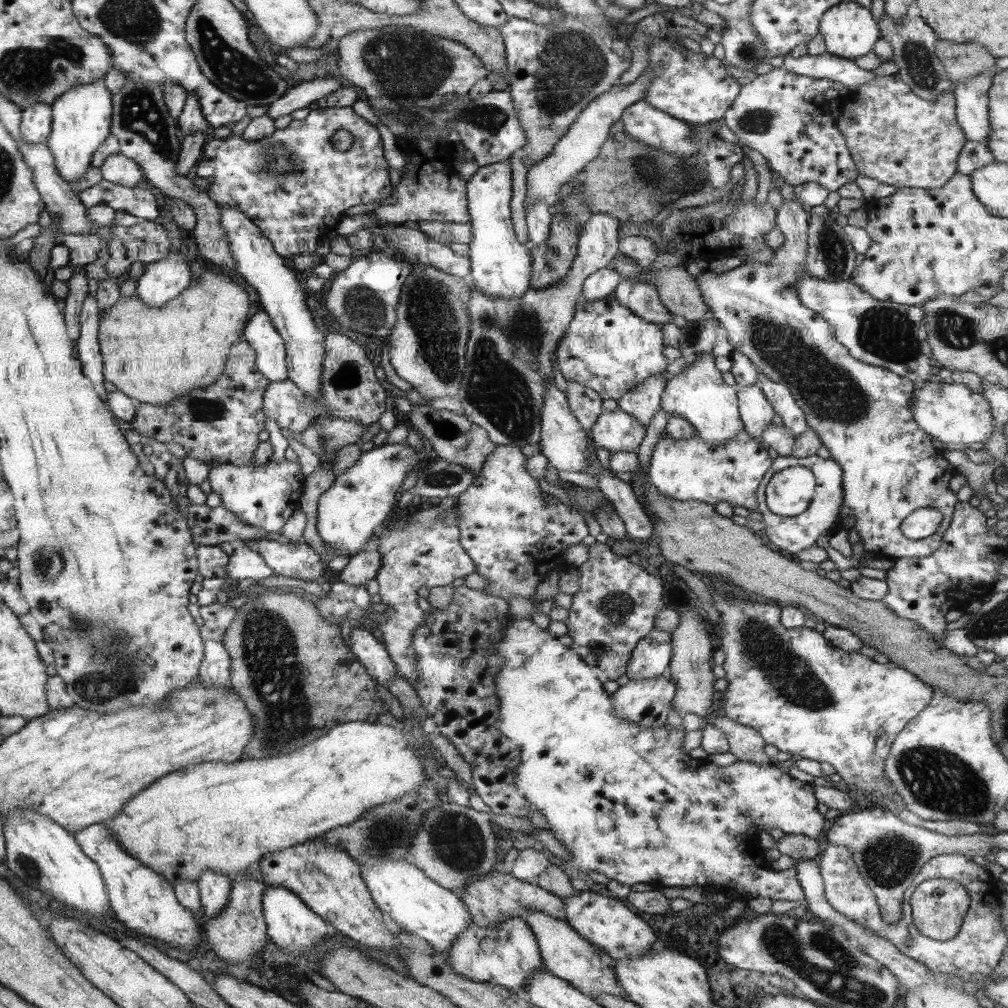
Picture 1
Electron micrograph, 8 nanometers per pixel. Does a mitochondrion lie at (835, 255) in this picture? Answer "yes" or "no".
yes

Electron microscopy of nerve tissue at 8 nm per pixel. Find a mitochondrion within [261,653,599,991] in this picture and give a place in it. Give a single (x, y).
(457, 839)

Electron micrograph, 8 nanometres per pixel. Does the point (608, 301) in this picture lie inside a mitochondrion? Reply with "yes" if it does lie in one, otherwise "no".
no

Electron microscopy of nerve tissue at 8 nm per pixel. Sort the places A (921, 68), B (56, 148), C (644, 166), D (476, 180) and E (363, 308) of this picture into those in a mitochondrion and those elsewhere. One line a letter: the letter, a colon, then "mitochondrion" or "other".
A: mitochondrion
B: other
C: mitochondrion
D: other
E: mitochondrion

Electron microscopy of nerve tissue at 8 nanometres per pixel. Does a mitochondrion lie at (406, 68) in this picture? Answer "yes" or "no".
yes

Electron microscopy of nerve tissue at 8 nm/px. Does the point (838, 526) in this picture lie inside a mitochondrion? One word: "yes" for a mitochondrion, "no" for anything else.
no

